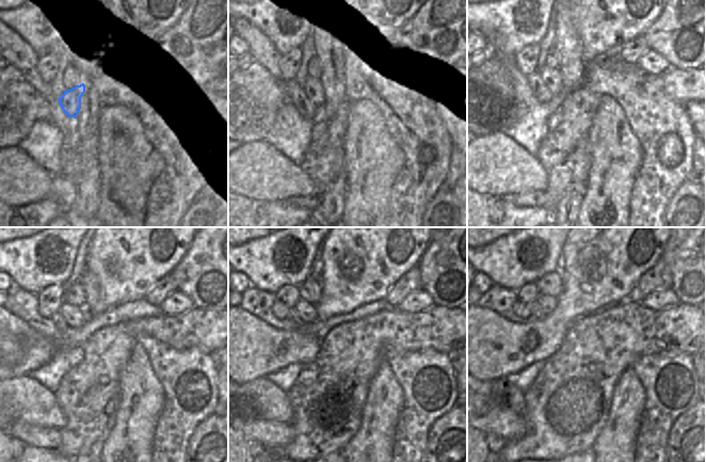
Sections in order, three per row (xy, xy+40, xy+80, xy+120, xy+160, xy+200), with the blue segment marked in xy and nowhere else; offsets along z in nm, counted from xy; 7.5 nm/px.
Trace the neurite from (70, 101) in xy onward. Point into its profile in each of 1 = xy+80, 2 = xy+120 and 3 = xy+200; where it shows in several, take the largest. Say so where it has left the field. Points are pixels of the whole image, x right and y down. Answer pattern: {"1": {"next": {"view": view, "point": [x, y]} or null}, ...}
{"1": {"next": {"view": "xy+80", "point": [545, 83]}}, "2": {"next": {"view": "xy+120", "point": [68, 315]}}, "3": {"next": {"view": "xy+200", "point": [544, 304]}}}

